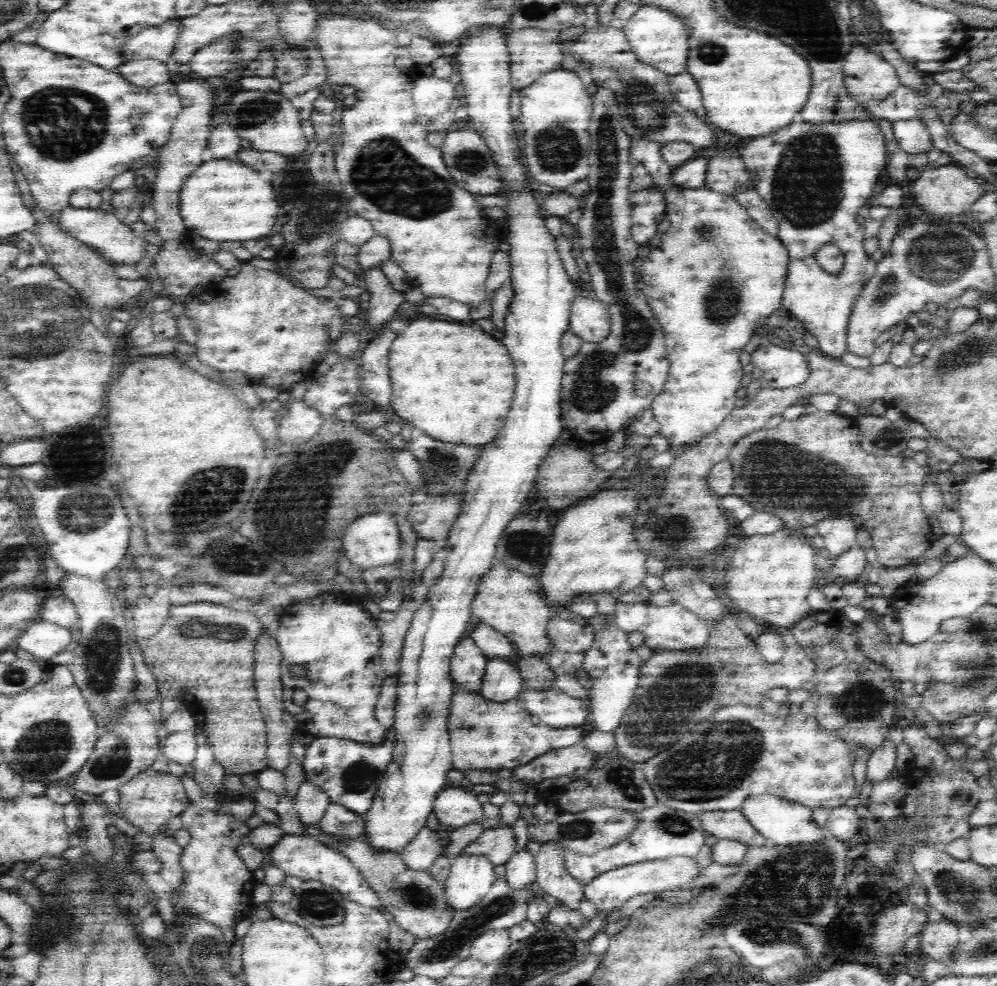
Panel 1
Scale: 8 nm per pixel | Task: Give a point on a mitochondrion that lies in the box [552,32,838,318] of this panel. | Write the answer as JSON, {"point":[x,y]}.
{"point":[640,98]}

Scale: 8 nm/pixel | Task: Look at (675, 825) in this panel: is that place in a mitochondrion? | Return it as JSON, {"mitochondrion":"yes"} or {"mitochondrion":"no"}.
{"mitochondrion":"yes"}

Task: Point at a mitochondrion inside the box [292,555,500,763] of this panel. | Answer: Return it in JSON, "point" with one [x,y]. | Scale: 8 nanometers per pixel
{"point":[466,725]}

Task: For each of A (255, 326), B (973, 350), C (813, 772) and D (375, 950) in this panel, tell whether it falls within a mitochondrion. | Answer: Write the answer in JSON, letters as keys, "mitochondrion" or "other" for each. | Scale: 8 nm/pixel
{"A":"mitochondrion","B":"mitochondrion","C":"other","D":"other"}

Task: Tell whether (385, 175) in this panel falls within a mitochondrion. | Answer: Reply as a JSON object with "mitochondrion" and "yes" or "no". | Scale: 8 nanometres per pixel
{"mitochondrion":"yes"}

